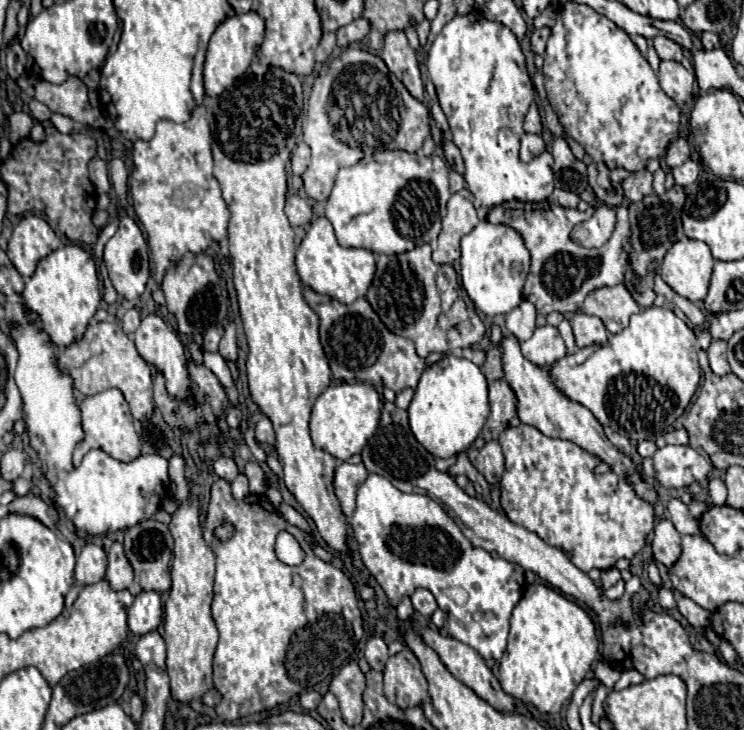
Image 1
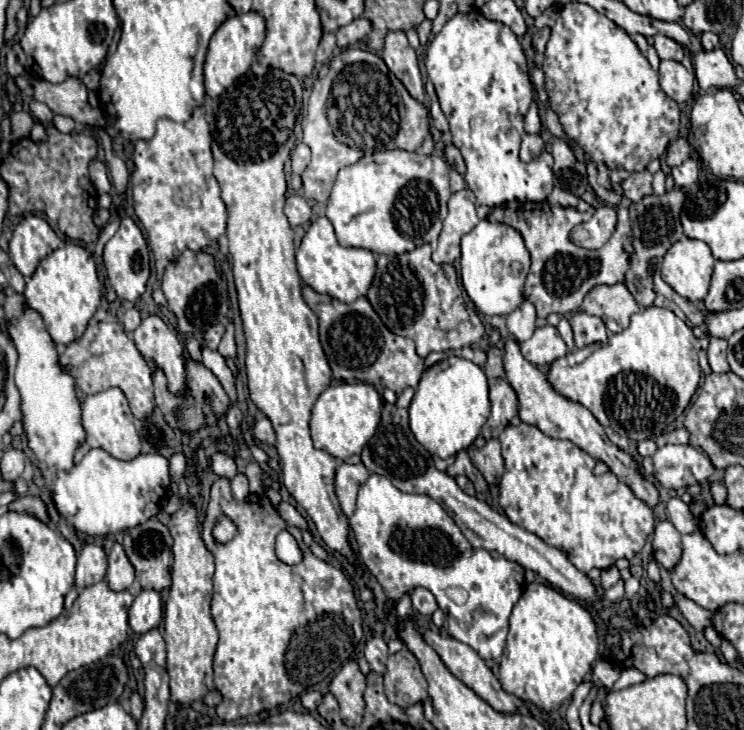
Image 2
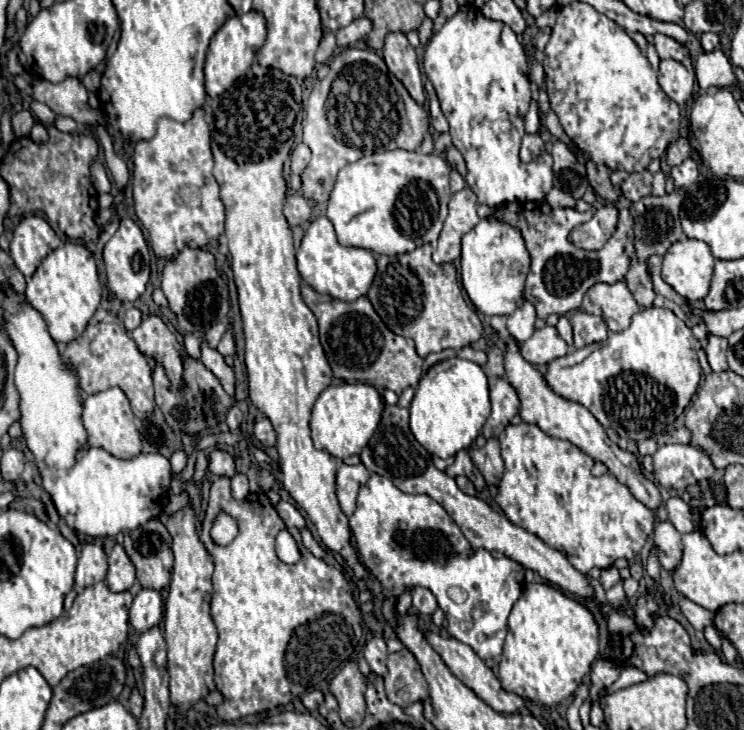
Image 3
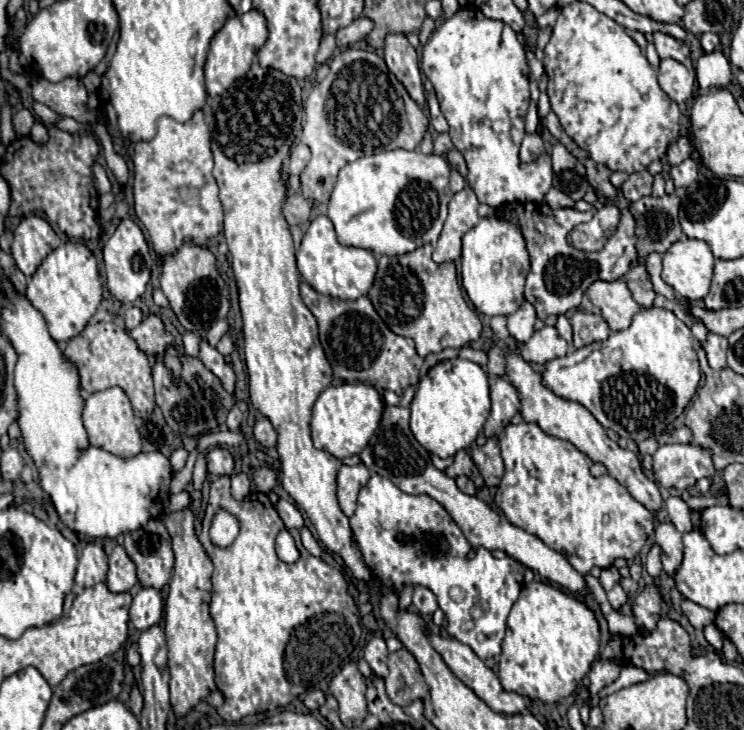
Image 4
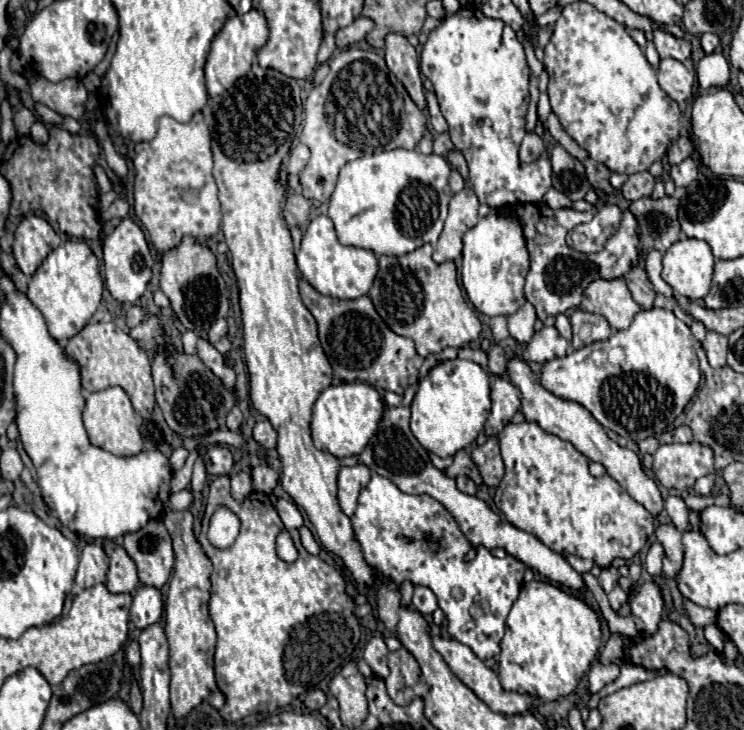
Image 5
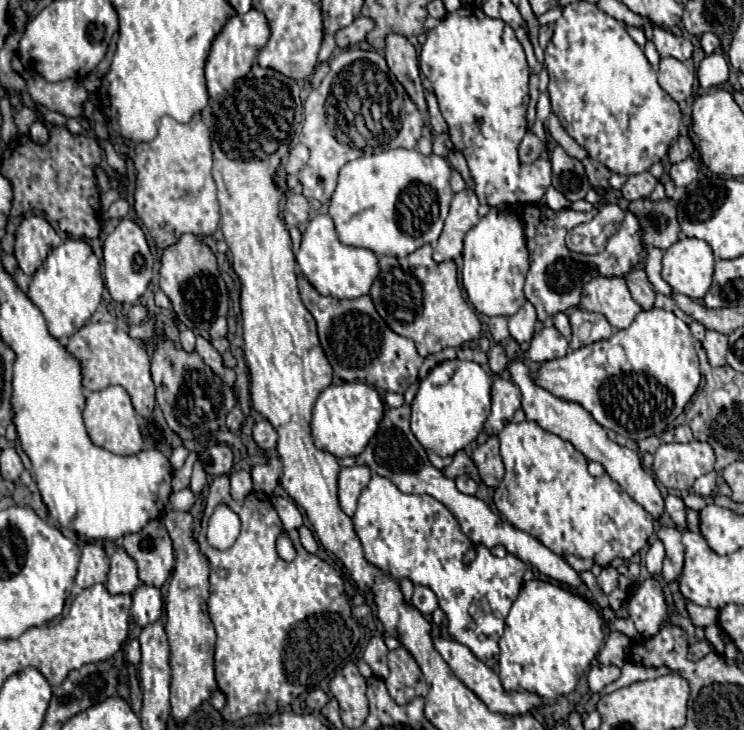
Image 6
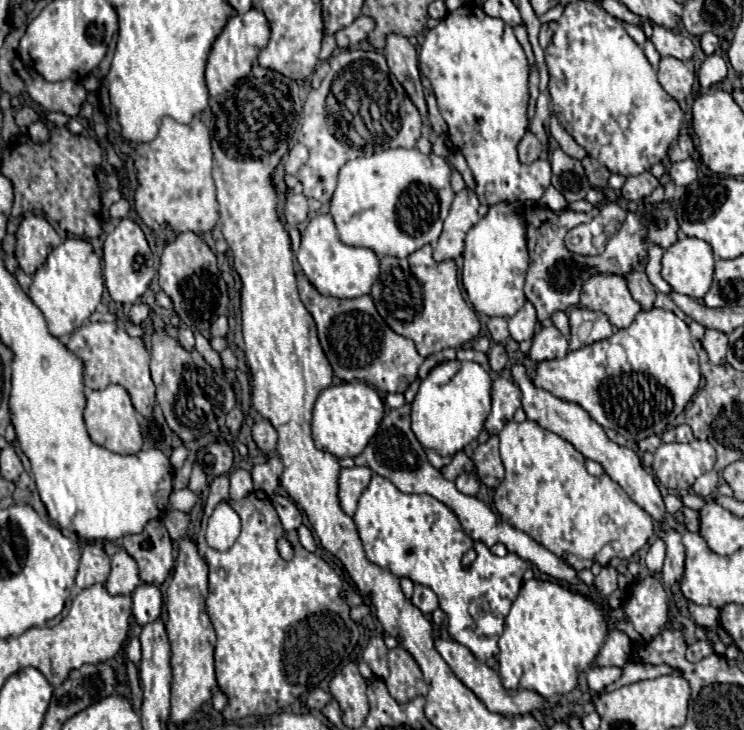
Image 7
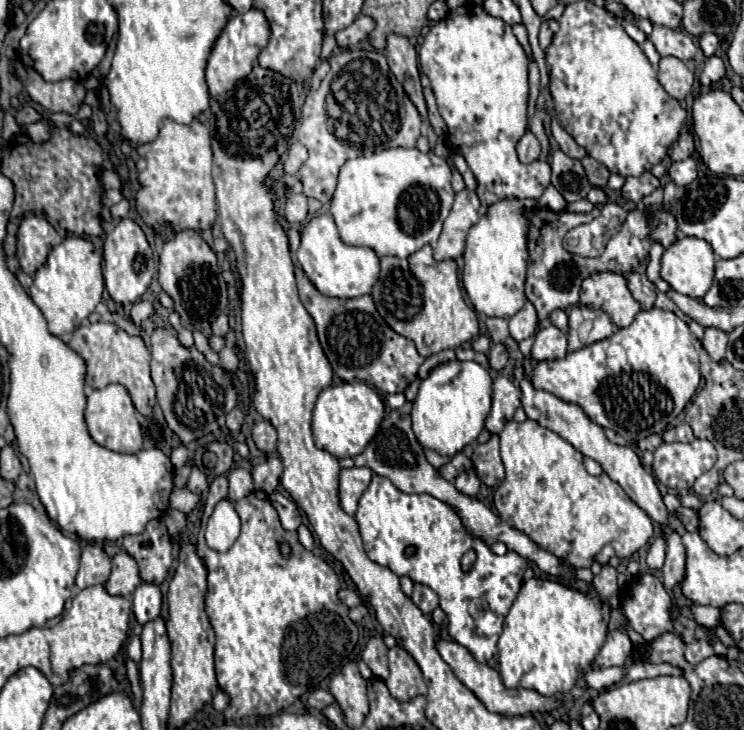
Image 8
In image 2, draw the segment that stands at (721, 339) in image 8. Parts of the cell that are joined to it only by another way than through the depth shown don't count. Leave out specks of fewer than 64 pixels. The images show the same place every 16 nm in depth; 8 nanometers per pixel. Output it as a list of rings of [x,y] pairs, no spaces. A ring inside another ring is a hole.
[[[710,336],[710,344],[706,348],[706,354],[708,354],[708,362],[710,362],[710,368],[714,372],[728,372],[728,362],[726,362],[726,346],[728,342],[726,340],[720,340],[720,338],[714,338]]]

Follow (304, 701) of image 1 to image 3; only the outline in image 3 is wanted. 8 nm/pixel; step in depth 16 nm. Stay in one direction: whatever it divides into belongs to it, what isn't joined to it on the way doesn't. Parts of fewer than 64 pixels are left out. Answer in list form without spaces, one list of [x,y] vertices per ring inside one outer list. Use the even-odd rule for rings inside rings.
[[[312,690],[312,692],[308,692],[306,696],[304,696],[304,706],[308,708],[308,710],[316,710],[322,702],[324,702],[324,694],[320,692],[320,690]]]

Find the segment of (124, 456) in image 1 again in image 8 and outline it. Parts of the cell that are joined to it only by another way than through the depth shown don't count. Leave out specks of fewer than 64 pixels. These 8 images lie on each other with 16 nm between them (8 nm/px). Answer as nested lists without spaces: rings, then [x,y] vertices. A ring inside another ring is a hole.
[[[108,384],[104,390],[92,390],[86,406],[86,424],[90,436],[100,444],[114,452],[134,454],[142,448],[142,432],[136,418],[136,408],[130,400],[130,394],[120,384]]]

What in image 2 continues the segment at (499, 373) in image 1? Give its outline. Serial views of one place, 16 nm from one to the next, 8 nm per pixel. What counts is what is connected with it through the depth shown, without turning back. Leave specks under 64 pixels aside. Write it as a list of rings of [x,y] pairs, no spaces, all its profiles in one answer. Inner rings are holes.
[[[492,346],[486,354],[488,354],[488,360],[486,360],[486,366],[484,366],[484,374],[488,376],[488,380],[504,378],[504,364],[502,364],[504,352],[498,346]]]

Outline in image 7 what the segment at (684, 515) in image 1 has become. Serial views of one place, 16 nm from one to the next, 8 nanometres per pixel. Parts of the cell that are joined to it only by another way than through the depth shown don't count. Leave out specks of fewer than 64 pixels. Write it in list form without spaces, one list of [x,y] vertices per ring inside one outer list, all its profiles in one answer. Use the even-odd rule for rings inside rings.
[[[668,494],[664,496],[664,504],[666,504],[666,510],[674,516],[674,518],[680,518],[680,510],[682,510],[682,502],[678,496],[674,494]]]

